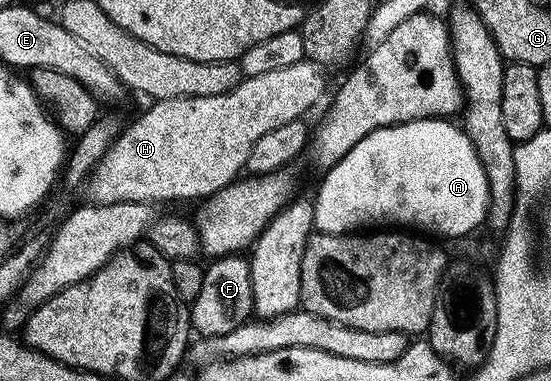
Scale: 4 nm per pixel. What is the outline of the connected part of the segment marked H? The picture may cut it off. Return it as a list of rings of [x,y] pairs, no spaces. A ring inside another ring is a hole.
[[[302,60],[296,65],[290,65],[285,69],[276,69],[275,72],[262,73],[257,77],[245,76],[238,83],[236,89],[230,90],[228,93],[220,94],[215,97],[188,97],[188,98],[166,98],[155,100],[150,109],[146,110],[136,121],[131,125],[123,126],[122,134],[118,136],[118,140],[106,150],[106,156],[96,165],[96,169],[91,173],[89,179],[84,184],[84,192],[86,191],[87,200],[90,203],[132,203],[142,202],[155,204],[156,201],[178,201],[186,199],[207,199],[218,192],[220,189],[227,187],[228,184],[245,170],[245,165],[248,159],[248,152],[256,145],[256,140],[259,137],[264,137],[269,130],[276,129],[277,126],[286,125],[289,121],[303,118],[305,112],[314,104],[316,104],[326,89],[325,72],[316,63],[311,63],[310,60]]]

